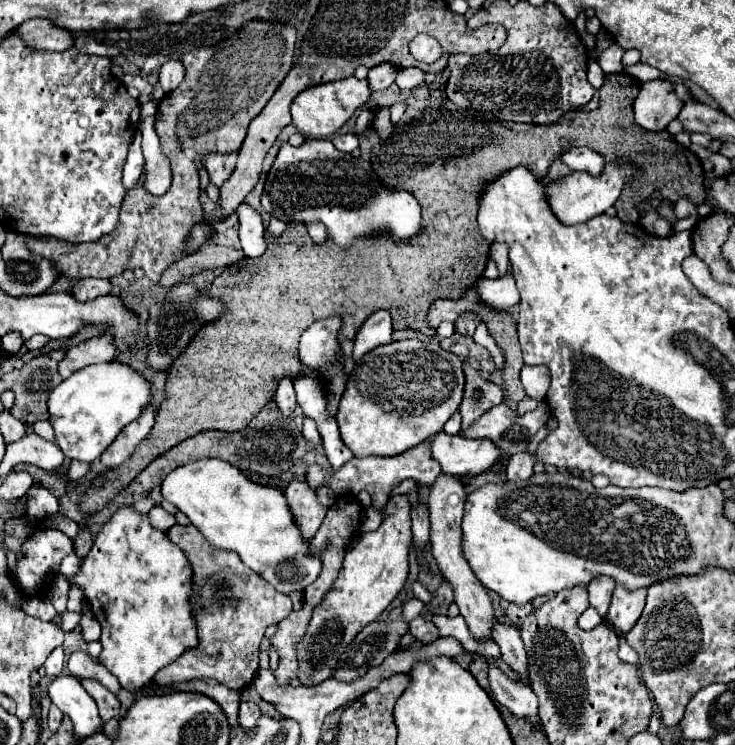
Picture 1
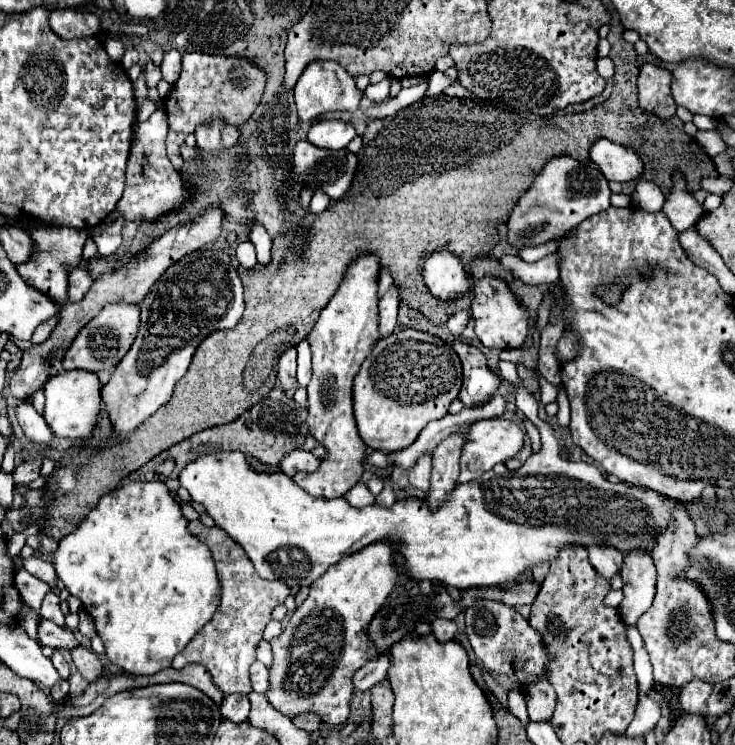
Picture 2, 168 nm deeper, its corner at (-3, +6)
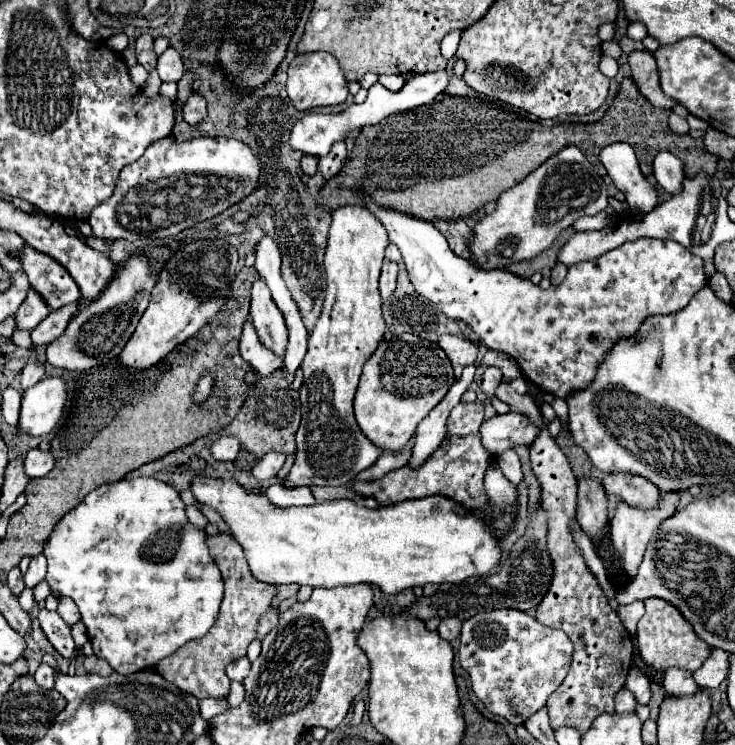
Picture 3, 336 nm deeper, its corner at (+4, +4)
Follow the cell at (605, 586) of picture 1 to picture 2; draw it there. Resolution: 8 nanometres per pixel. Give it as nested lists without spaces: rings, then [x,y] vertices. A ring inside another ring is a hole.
[[[589,547],[589,561],[599,577],[611,581],[615,575],[619,575],[619,569],[623,565],[623,553],[613,547]]]

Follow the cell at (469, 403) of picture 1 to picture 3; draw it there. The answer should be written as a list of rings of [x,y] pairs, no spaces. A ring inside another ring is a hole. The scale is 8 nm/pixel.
[[[444,333],[444,335],[440,335],[438,345],[446,351],[456,375],[460,375],[466,365],[472,365],[476,361],[478,343],[472,341],[470,337],[458,337],[458,335]]]

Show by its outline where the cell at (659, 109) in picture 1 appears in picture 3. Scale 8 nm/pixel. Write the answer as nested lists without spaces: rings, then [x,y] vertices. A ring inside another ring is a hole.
[[[632,51],[628,55],[628,63],[632,69],[632,77],[640,89],[640,93],[654,105],[654,107],[664,107],[672,109],[676,105],[674,99],[666,97],[664,91],[660,89],[658,81],[658,69],[656,69],[656,59],[648,51]]]

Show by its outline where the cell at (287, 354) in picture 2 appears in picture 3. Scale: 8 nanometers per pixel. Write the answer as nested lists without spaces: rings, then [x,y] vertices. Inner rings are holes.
[[[256,277],[256,281],[252,283],[252,301],[250,303],[252,303],[250,315],[254,319],[260,341],[264,343],[264,347],[268,347],[276,355],[284,357],[288,329],[284,323],[284,315],[276,307],[276,303],[268,291],[268,285],[264,283],[262,277]]]

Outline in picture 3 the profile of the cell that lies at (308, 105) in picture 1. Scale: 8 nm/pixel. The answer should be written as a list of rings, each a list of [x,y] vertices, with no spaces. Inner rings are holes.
[[[300,53],[290,61],[286,91],[298,111],[308,111],[312,107],[344,103],[348,97],[348,81],[330,53]]]

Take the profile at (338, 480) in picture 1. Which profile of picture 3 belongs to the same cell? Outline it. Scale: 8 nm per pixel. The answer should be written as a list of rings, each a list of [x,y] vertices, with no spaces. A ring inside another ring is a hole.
[[[268,453],[264,455],[252,469],[252,475],[258,479],[258,481],[266,481],[266,479],[274,479],[282,467],[282,463],[286,461],[286,457],[282,453]]]

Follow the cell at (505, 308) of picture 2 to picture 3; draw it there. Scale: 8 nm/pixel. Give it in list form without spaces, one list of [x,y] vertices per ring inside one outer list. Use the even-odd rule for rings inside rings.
[[[362,195],[362,203],[382,221],[388,231],[390,243],[398,245],[398,249],[402,251],[410,281],[422,297],[436,303],[446,317],[460,319],[470,325],[488,349],[514,357],[528,381],[538,385],[542,391],[562,399],[572,395],[574,391],[592,385],[600,363],[606,359],[606,353],[618,339],[636,337],[640,323],[644,323],[644,319],[652,315],[668,315],[672,311],[684,309],[690,303],[690,297],[706,285],[700,257],[692,255],[680,243],[672,243],[670,239],[642,237],[636,241],[628,241],[596,259],[574,263],[560,285],[540,289],[530,279],[512,275],[506,269],[482,271],[478,267],[472,267],[468,259],[456,257],[448,247],[444,235],[424,219],[404,215],[402,211],[392,211],[390,207],[380,207],[366,195]]]

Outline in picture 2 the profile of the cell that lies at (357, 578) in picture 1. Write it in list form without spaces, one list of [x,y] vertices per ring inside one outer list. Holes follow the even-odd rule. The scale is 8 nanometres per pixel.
[[[375,541],[367,545],[363,551],[345,557],[343,561],[331,565],[319,581],[315,581],[309,589],[309,597],[297,611],[291,615],[289,625],[283,629],[279,637],[271,641],[273,647],[273,667],[271,671],[271,689],[267,691],[269,703],[287,717],[295,717],[305,711],[315,711],[321,719],[329,725],[341,725],[349,717],[349,703],[353,693],[351,677],[353,673],[363,667],[367,659],[377,657],[377,651],[371,647],[367,639],[367,625],[371,617],[379,611],[383,601],[395,589],[399,579],[399,569],[393,563],[393,547],[389,541]]]

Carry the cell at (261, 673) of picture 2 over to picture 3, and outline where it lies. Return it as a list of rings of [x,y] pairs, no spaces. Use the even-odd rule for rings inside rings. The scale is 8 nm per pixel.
[[[248,657],[244,659],[236,659],[236,663],[228,663],[226,667],[226,675],[232,679],[232,681],[242,681],[246,675],[248,675]]]

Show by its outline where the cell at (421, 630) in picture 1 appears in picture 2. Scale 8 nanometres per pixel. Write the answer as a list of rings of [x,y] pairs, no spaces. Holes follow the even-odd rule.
[[[435,619],[431,623],[431,631],[439,643],[447,643],[457,633],[457,625],[455,625],[455,621],[449,621],[449,619]]]

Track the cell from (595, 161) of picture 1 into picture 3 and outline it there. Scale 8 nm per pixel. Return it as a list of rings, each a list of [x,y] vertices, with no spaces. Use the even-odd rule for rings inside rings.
[[[612,143],[604,147],[600,159],[616,187],[626,195],[632,211],[650,213],[654,207],[658,207],[658,191],[640,173],[636,155],[632,153],[632,147],[628,143]]]

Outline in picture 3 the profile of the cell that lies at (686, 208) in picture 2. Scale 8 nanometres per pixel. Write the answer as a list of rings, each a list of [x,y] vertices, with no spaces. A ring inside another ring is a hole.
[[[660,153],[654,159],[652,173],[664,191],[668,191],[672,195],[680,193],[680,187],[684,181],[684,167],[682,167],[682,161],[676,159],[672,153]]]

